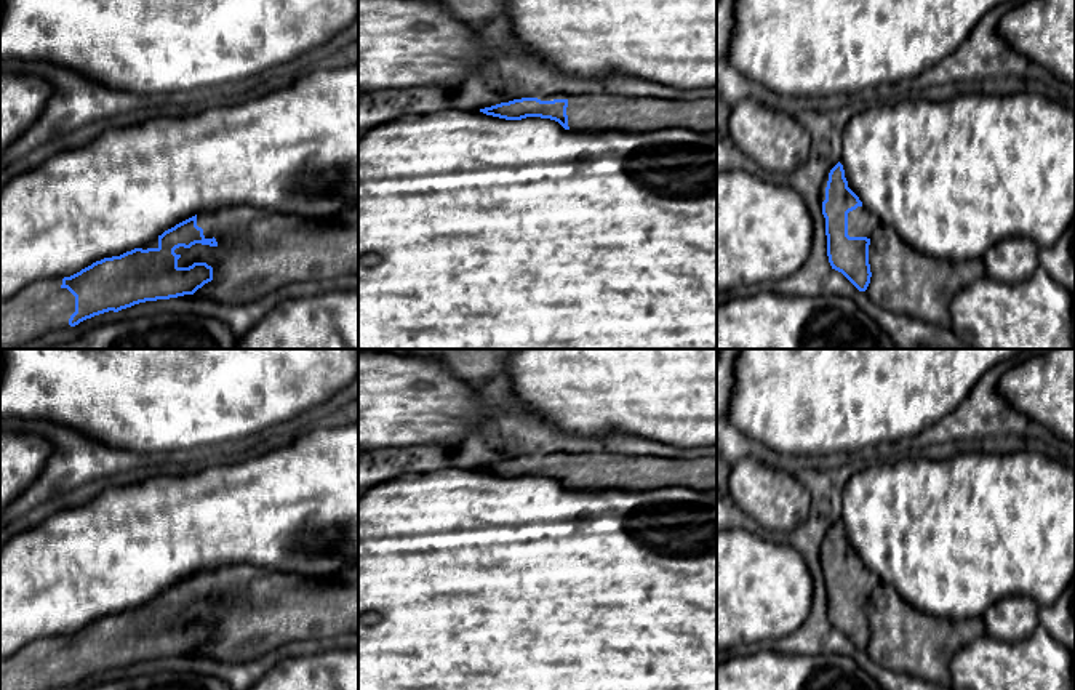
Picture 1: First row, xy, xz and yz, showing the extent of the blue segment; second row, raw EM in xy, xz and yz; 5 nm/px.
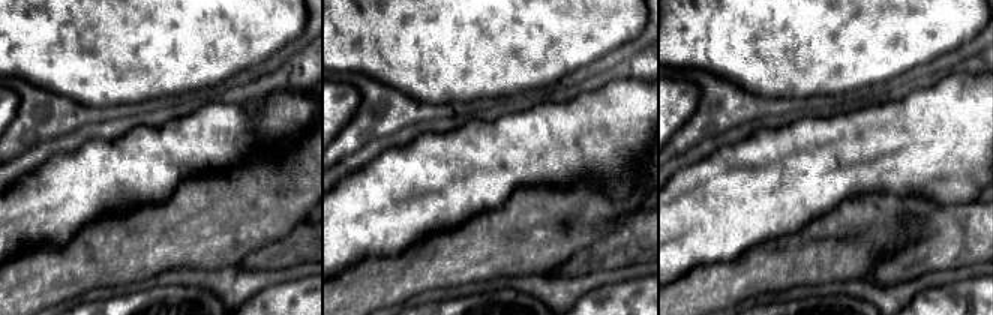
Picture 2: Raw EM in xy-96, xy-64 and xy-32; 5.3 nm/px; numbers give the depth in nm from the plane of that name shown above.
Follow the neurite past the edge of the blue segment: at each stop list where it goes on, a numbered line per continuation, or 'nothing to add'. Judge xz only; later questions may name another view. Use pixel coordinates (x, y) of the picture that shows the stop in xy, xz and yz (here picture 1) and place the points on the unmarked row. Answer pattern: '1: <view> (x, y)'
1: xz (592, 471)

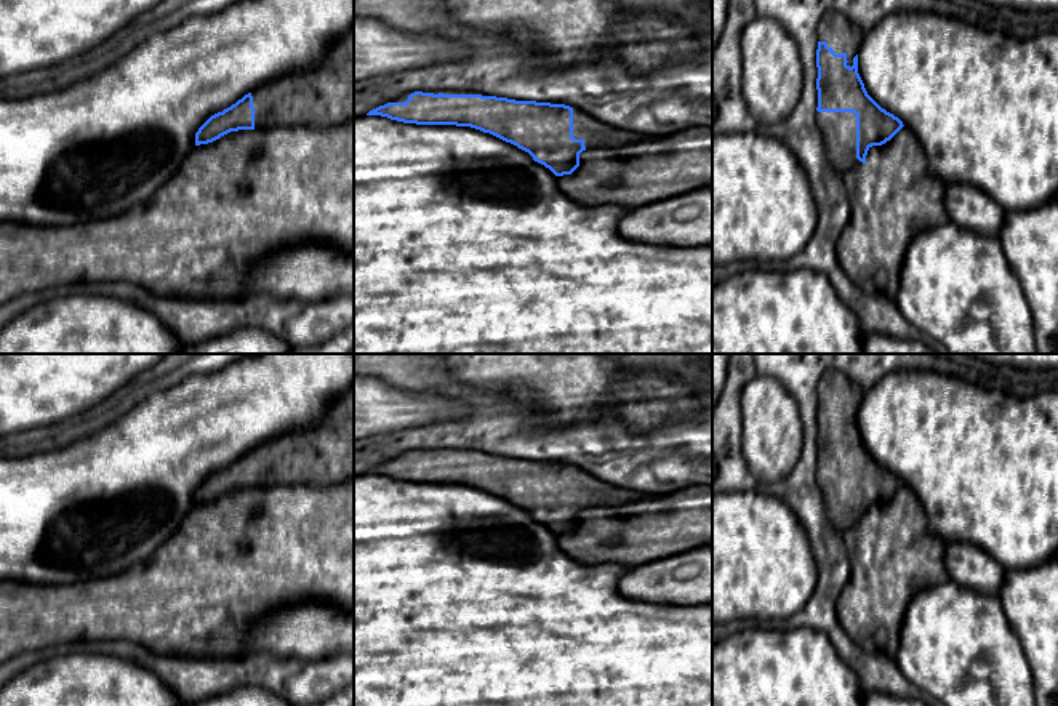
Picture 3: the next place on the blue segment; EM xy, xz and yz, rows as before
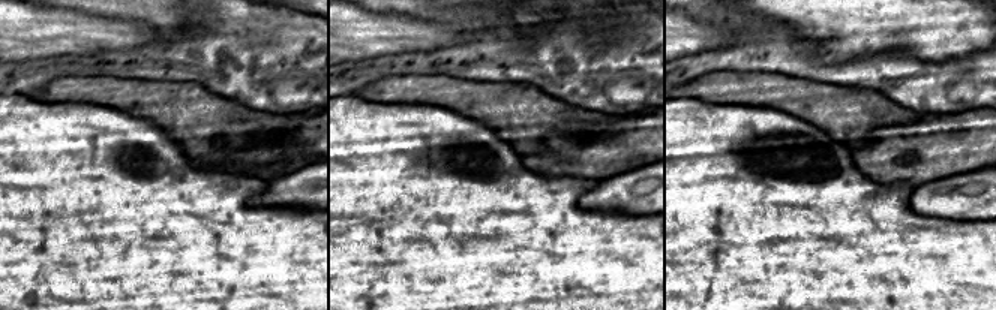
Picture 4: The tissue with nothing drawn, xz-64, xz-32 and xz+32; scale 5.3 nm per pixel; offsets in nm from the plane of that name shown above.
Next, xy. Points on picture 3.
1: xy (322, 455)

